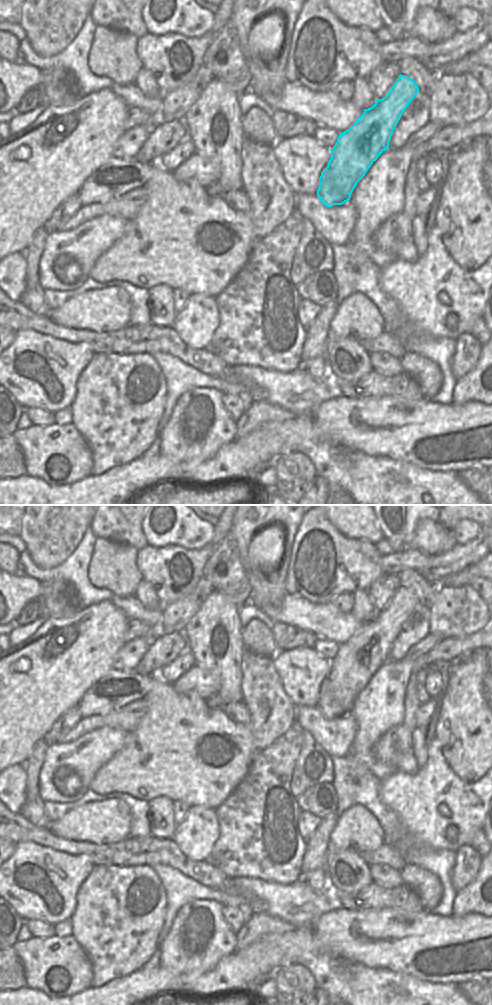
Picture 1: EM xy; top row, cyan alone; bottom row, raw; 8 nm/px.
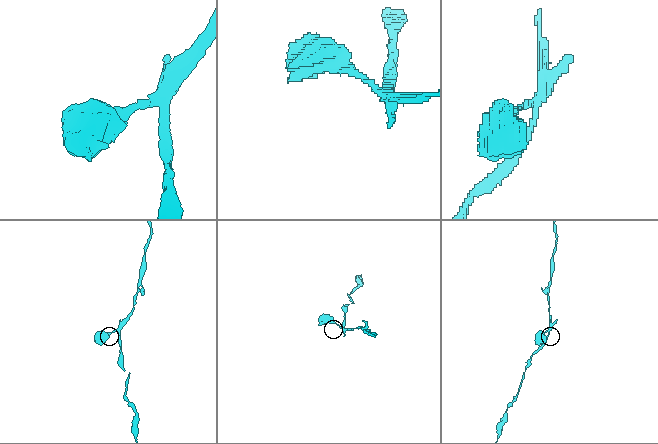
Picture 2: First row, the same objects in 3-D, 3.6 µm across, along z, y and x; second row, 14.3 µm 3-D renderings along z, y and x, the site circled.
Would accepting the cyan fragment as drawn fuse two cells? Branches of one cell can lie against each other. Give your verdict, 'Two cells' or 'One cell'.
Two cells

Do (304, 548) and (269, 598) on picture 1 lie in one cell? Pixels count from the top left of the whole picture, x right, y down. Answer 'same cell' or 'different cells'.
different cells

